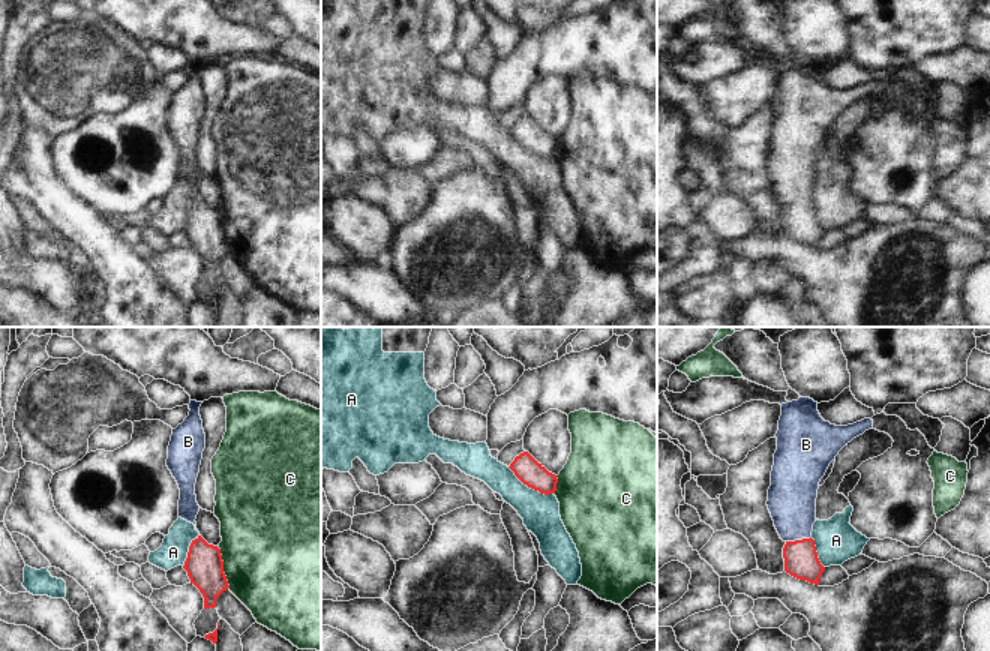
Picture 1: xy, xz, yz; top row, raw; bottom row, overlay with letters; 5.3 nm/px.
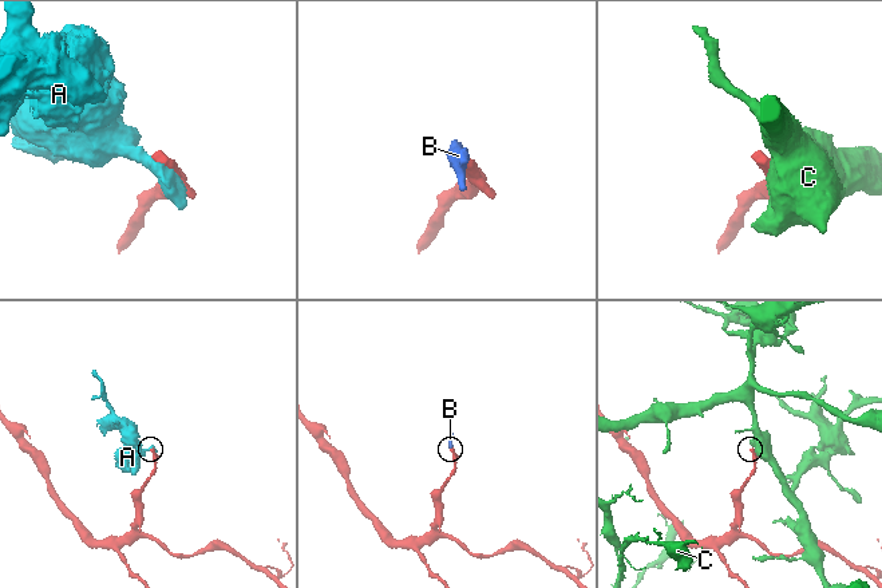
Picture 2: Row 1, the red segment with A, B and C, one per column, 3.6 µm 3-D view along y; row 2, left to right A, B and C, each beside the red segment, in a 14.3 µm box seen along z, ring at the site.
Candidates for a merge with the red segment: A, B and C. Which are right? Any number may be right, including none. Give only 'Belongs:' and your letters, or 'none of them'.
Belongs: B

